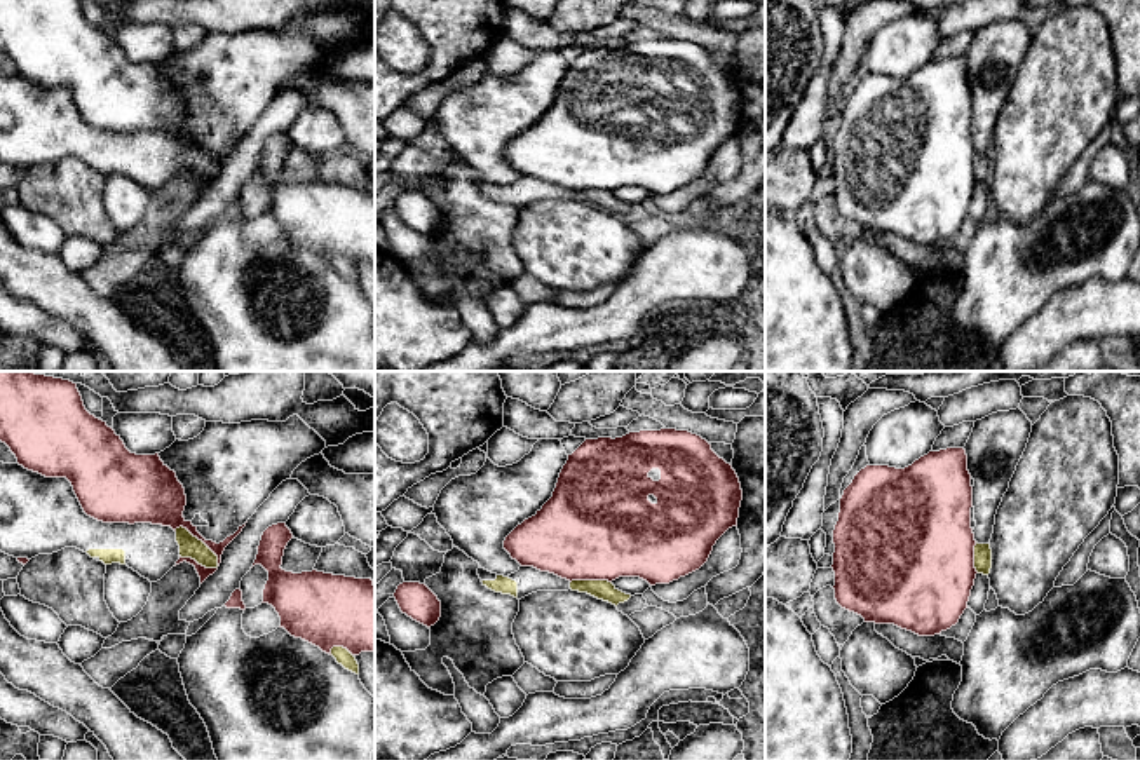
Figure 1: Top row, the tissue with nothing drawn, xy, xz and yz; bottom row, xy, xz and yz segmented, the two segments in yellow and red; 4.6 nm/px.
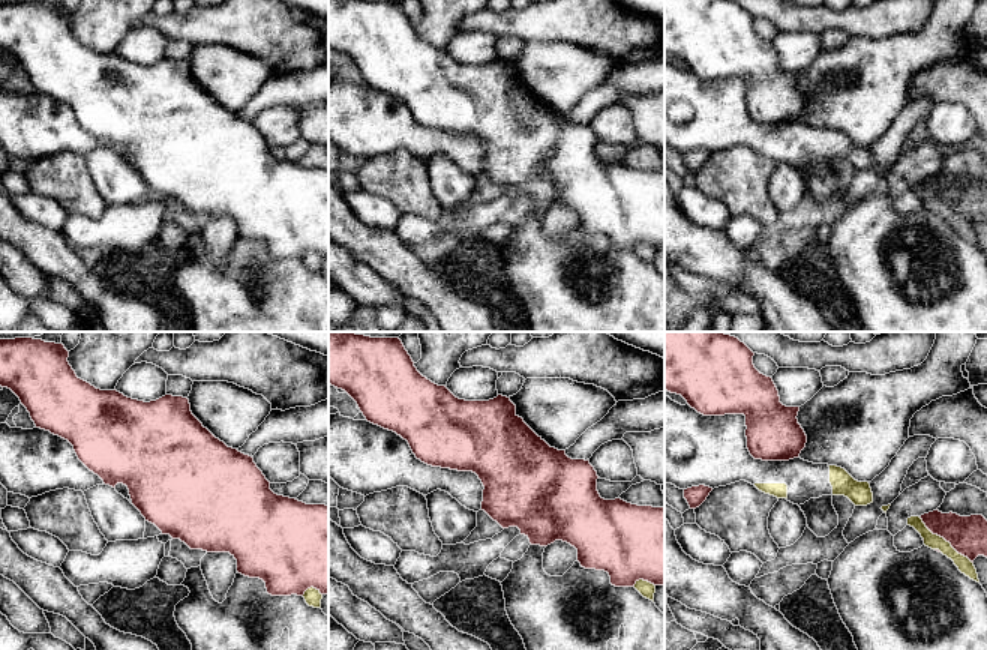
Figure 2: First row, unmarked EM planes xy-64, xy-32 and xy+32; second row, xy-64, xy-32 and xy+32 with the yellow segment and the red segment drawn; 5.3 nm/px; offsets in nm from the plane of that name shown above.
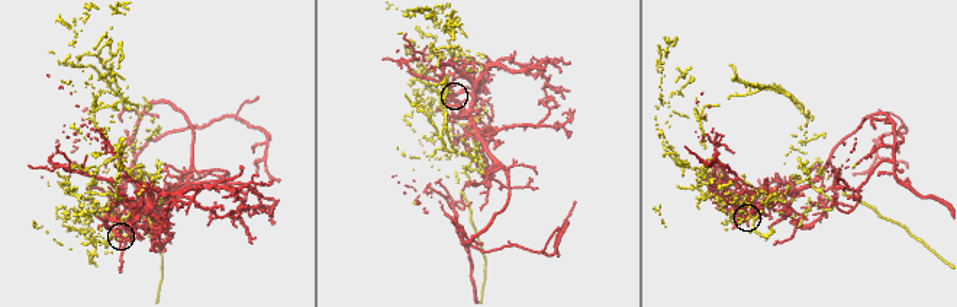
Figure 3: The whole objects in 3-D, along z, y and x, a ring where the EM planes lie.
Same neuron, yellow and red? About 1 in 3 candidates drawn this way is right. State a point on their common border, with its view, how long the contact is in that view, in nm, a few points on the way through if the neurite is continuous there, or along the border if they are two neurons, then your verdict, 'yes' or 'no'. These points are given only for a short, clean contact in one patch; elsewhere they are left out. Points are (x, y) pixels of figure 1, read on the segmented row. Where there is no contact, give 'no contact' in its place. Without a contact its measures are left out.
meets yellow in xy at (203, 542); contact 280 nm long; no

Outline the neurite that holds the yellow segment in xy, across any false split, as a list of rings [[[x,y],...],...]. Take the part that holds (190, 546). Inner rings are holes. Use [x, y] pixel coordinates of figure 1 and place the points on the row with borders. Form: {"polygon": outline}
{"polygon": [[[0,462],[0,551],[14,558],[77,547],[105,565],[127,565],[150,582],[160,580],[180,558],[218,568],[218,556],[187,528],[152,523],[103,523],[87,516],[66,478],[45,478],[19,464]]]}

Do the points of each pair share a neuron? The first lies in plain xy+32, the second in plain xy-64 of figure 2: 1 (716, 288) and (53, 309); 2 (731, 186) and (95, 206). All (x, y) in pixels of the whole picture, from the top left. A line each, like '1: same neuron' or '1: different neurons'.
1: different neurons
2: same neuron

